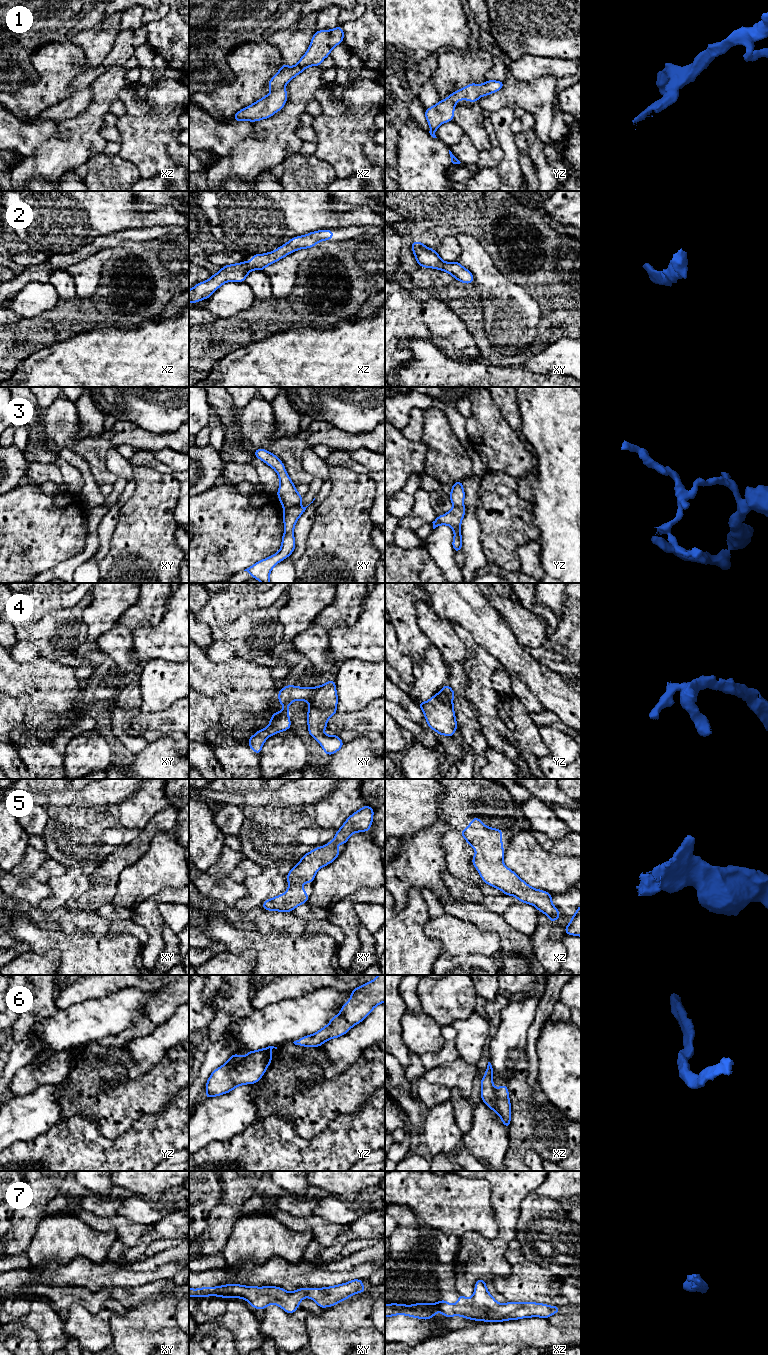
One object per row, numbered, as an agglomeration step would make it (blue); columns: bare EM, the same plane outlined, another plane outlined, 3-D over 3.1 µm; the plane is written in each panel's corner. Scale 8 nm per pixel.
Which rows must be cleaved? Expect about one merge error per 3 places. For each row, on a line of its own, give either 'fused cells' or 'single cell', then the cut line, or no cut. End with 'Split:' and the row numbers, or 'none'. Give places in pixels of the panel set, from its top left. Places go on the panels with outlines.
1: single cell; cut none
2: single cell; cut none
3: fused cells; cut xy (298, 504), (284, 510)
4: fused cells; cut xy (316, 687), (309, 704)
5: single cell; cut none
6: single cell; cut none
7: single cell; cut none
Split: 3, 4

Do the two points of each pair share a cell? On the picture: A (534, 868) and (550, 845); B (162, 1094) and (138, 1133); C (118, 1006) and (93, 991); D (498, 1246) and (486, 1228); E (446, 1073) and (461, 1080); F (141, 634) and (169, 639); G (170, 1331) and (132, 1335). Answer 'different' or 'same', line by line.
A: different
B: different
C: different
D: different
E: same
F: same
G: same

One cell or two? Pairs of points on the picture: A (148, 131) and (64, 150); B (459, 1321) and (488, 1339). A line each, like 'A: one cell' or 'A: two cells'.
A: two cells
B: two cells

